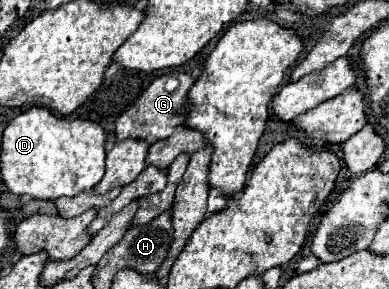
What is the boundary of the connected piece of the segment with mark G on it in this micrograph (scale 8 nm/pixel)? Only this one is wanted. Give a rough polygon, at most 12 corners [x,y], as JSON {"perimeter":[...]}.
{"perimeter":[[188,72],[158,76],[116,120],[116,138],[168,138],[192,110]]}

